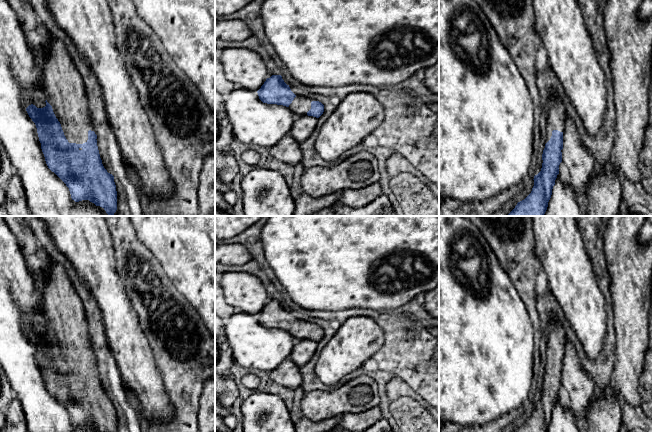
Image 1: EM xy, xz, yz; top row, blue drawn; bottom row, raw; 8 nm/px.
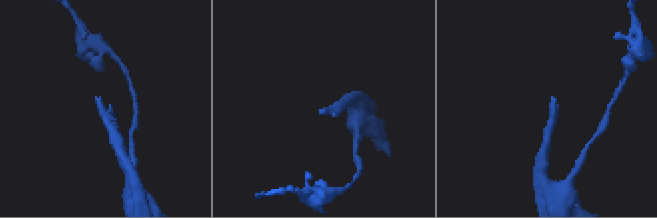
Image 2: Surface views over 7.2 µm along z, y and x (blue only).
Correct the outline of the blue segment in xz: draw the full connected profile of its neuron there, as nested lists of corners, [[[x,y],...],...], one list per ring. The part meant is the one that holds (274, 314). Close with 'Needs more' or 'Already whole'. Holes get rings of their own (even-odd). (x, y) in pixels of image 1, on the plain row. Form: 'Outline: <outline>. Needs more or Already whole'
Outline: [[[281,299],[267,302],[257,317],[263,327],[286,330],[297,340],[319,342],[324,336],[324,329],[321,326],[307,320],[296,320]]]. Needs more

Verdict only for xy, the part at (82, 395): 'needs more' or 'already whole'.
needs more

